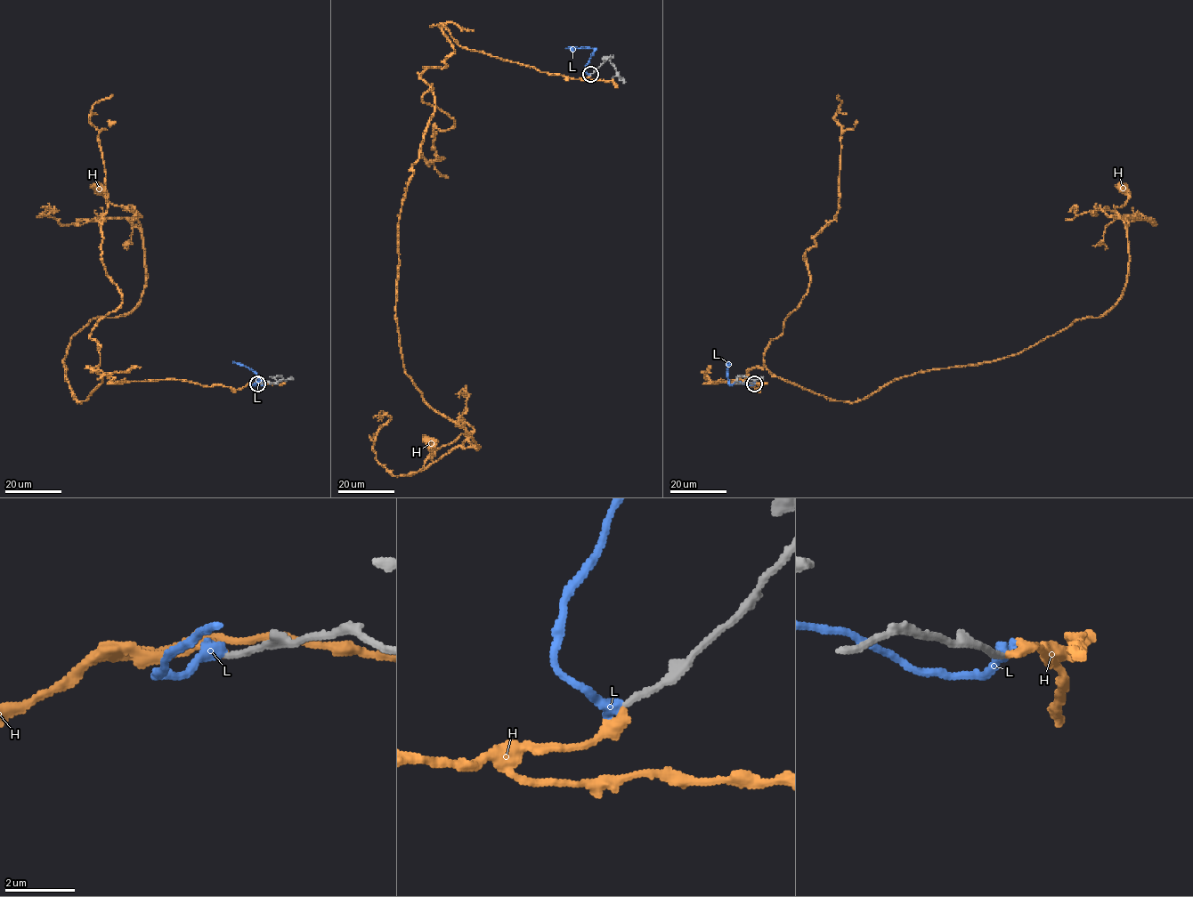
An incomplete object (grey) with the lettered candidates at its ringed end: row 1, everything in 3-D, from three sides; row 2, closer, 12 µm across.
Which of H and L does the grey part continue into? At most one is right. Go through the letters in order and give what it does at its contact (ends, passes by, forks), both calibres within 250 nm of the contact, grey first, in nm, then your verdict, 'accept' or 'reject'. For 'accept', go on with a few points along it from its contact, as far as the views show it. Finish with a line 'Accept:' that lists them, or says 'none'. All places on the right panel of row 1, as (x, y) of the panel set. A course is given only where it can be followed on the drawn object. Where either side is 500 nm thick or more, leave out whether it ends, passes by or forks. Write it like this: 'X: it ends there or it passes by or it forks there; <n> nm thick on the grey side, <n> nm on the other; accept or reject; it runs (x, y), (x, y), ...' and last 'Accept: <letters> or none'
H: it ends there; 180 nm thick on the grey side, 320 nm on the other; accept; it runs (754, 384), (703, 383), (766, 367), (856, 402), (1099, 317), (1128, 275), (1113, 206), (1124, 189)
L: it ends there; 180 nm thick on the grey side, 360 nm on the other; reject
Accept: H

